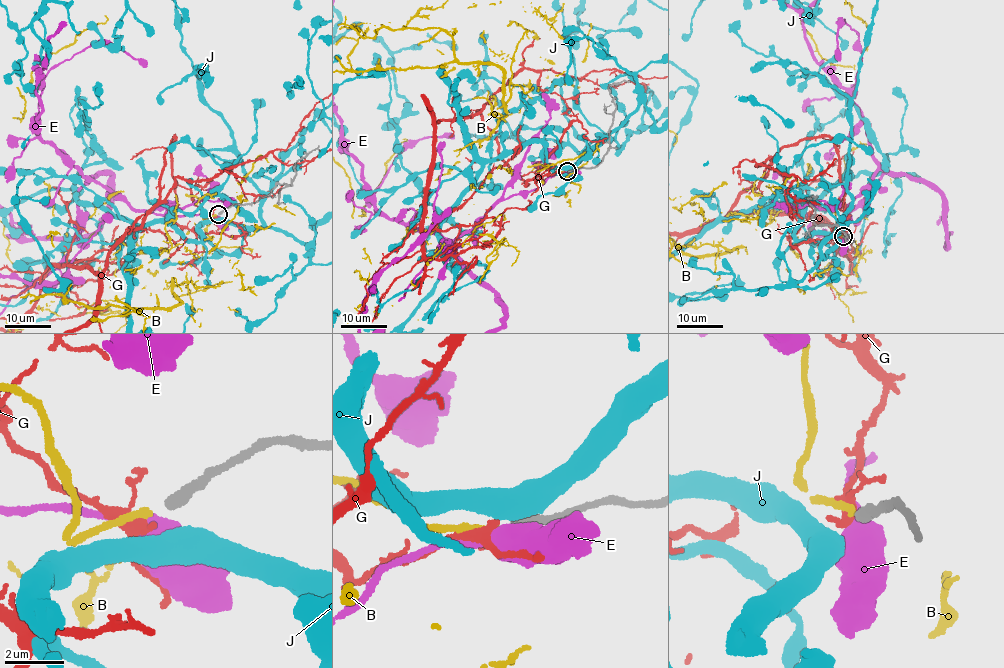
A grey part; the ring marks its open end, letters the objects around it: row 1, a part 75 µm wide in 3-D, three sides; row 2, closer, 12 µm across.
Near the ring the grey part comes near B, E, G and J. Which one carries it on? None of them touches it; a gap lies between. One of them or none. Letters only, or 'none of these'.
B

